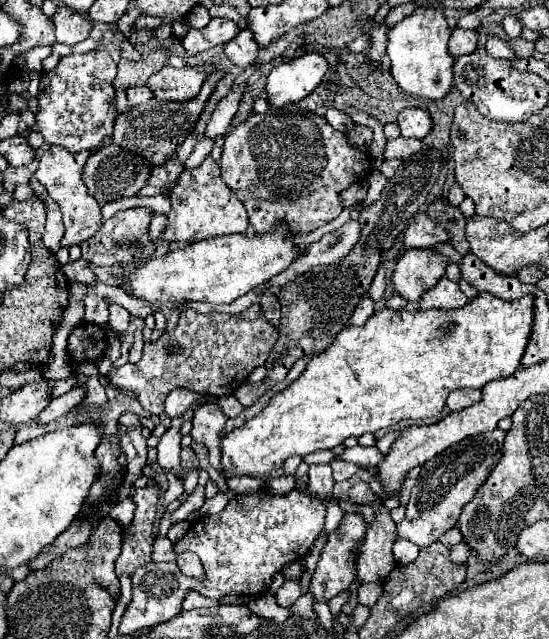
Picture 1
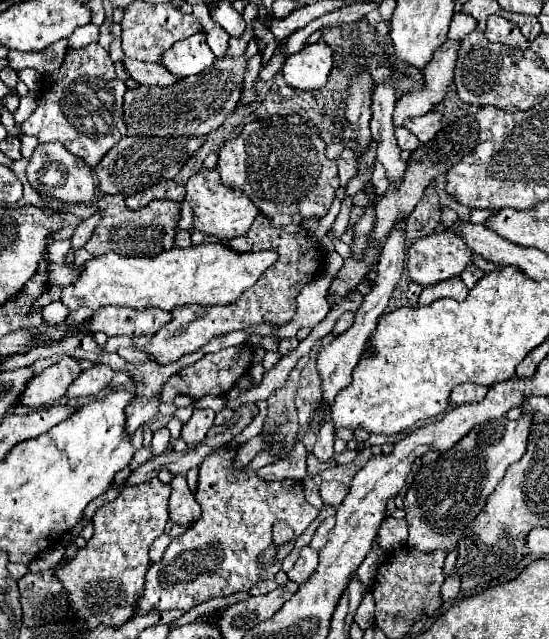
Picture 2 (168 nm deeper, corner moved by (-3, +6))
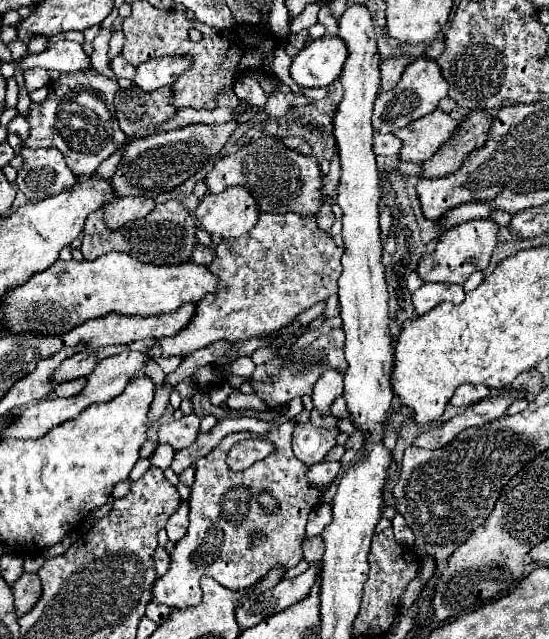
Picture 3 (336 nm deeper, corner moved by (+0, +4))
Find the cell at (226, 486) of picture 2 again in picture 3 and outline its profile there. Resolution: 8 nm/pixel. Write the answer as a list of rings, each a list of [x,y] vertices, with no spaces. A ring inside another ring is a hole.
[[[283,422],[263,438],[271,440],[277,450],[267,458],[255,462],[243,472],[233,472],[225,458],[227,452],[245,438],[257,438],[253,432],[229,434],[217,448],[197,462],[197,476],[189,496],[189,528],[183,540],[175,544],[171,566],[165,576],[155,580],[153,602],[169,608],[187,608],[201,602],[201,576],[215,578],[221,586],[231,590],[245,590],[261,582],[261,578],[277,564],[285,570],[303,560],[301,540],[309,512],[321,504],[325,486],[307,480],[309,466],[295,458],[291,450],[291,434],[295,422]],[[267,490],[279,500],[279,508],[267,512],[257,502],[257,496]]]

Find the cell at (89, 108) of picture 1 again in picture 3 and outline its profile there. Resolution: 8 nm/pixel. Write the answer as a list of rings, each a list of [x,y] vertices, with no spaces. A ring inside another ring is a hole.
[[[93,68],[85,72],[65,72],[57,84],[51,86],[49,98],[41,104],[31,104],[29,124],[31,136],[25,140],[27,148],[59,148],[65,162],[77,176],[89,176],[97,166],[109,158],[123,142],[125,132],[119,128],[115,118],[113,96],[117,82],[97,74]]]

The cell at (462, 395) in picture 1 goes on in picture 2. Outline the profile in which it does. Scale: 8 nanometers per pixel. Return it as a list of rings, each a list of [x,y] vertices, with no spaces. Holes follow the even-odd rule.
[[[458,384],[454,386],[450,398],[452,402],[458,404],[470,404],[470,402],[480,402],[488,392],[488,386],[480,386],[480,384]]]

